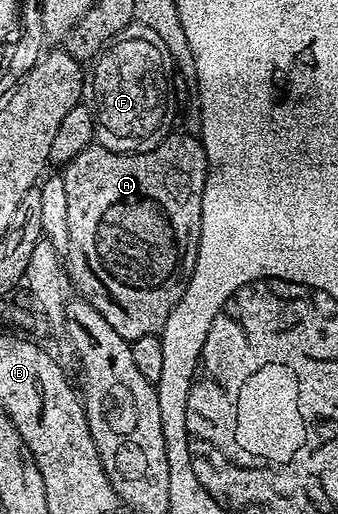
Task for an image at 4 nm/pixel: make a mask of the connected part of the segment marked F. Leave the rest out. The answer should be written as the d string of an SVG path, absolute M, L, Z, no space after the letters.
M127 25L104 46L86 73L83 100L94 115L96 141L119 153L145 153L158 147L174 129L175 84L166 43L150 27Z

